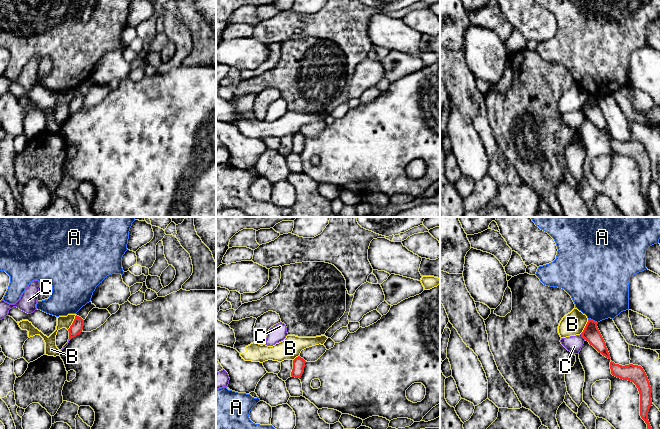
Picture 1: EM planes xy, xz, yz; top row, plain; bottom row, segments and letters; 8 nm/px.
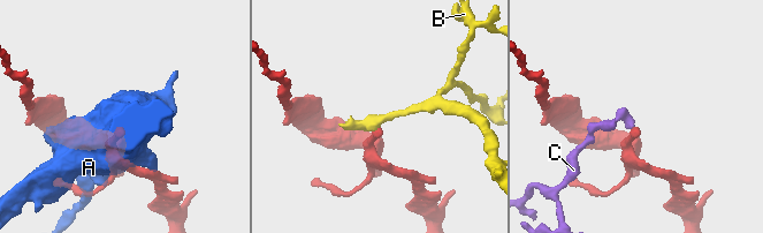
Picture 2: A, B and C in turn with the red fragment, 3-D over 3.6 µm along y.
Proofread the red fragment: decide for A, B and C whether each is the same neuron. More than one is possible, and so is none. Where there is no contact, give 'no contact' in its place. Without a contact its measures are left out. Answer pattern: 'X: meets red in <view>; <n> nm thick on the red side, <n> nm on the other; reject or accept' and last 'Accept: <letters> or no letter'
A: meets red in yz; 140 nm thick on the red side, 460 nm on the other; reject
B: meets red in xy; 100 nm thick on the red side, 100 nm on the other; reject
C: meets red in yz; 140 nm thick on the red side, 130 nm on the other; reject
Accept: no letter

